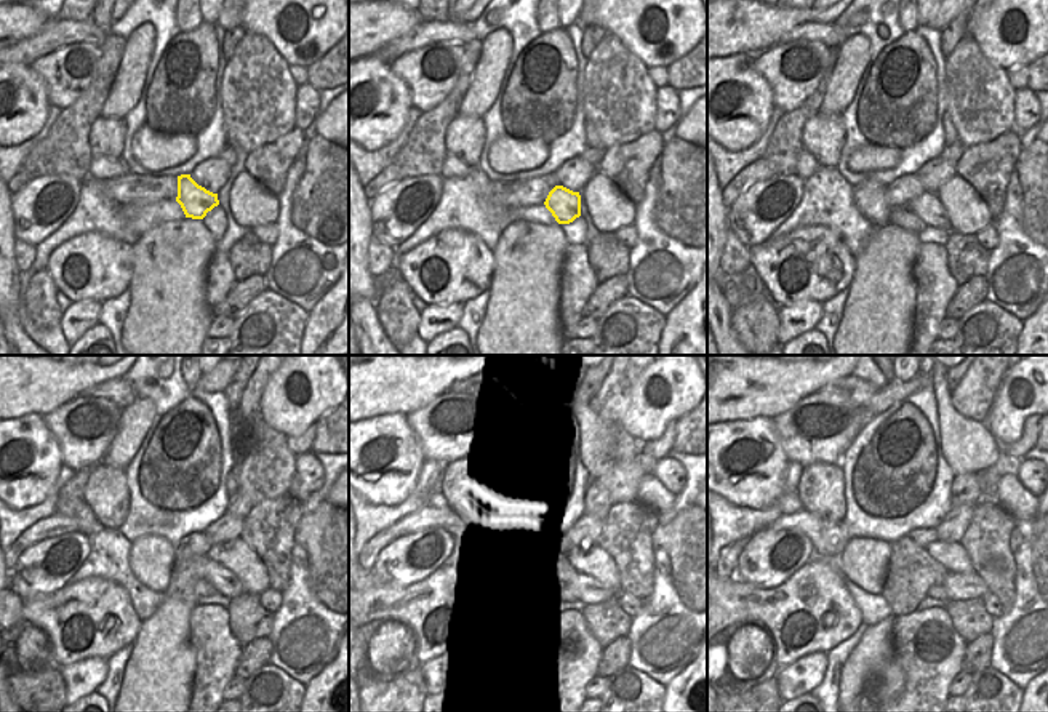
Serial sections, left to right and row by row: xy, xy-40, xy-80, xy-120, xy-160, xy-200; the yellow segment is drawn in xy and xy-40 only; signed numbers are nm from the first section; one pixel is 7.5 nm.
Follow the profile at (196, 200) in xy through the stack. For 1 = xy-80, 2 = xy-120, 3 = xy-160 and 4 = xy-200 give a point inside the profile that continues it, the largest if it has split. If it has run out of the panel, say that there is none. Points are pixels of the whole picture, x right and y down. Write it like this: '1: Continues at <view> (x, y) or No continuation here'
1: Continues at xy-80 (927, 207)
2: Continues at xy-120 (224, 581)
3: Continues at xy-160 (592, 591)
4: Continues at xy-200 (970, 586).

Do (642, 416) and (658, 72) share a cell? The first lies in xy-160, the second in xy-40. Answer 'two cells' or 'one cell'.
two cells

